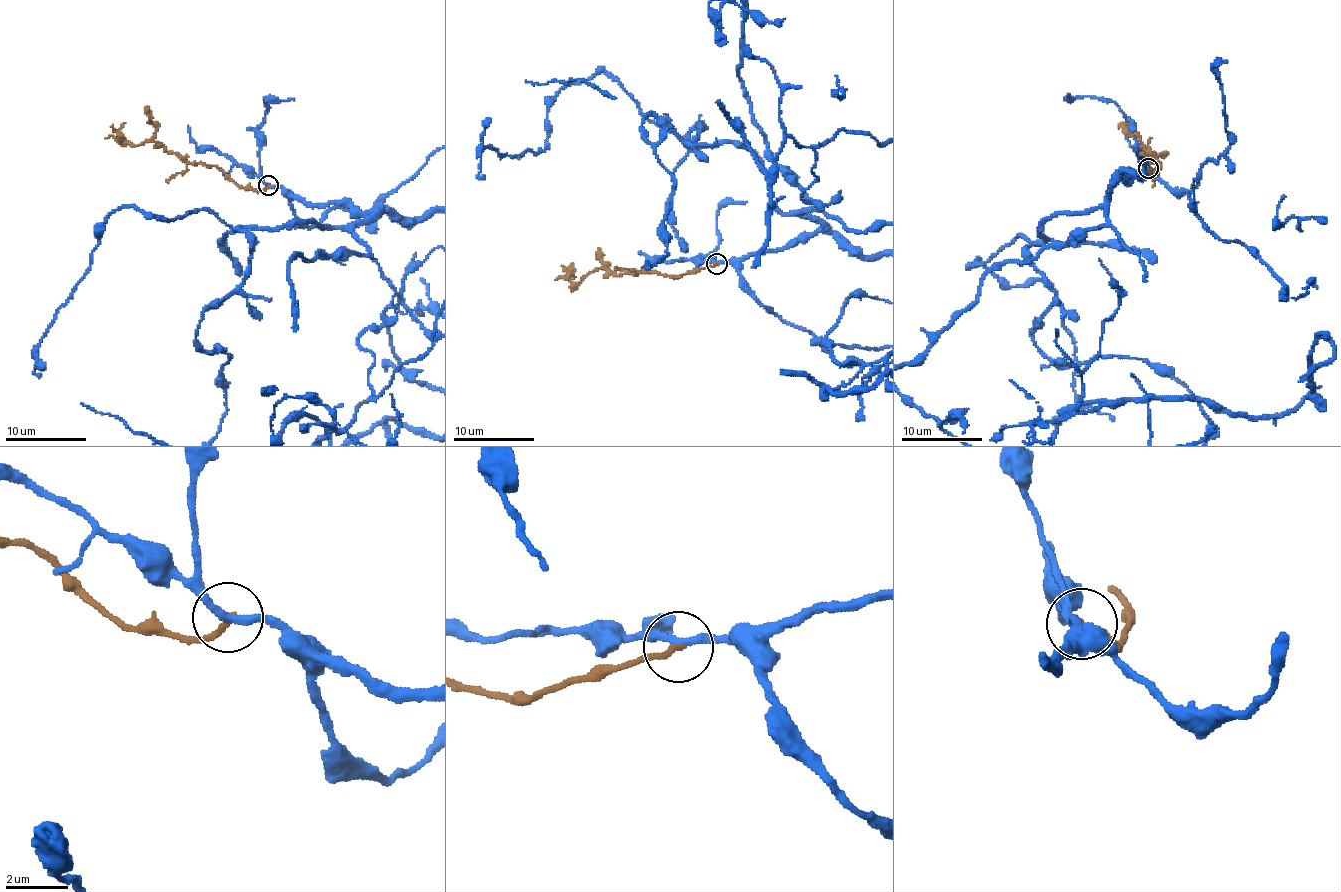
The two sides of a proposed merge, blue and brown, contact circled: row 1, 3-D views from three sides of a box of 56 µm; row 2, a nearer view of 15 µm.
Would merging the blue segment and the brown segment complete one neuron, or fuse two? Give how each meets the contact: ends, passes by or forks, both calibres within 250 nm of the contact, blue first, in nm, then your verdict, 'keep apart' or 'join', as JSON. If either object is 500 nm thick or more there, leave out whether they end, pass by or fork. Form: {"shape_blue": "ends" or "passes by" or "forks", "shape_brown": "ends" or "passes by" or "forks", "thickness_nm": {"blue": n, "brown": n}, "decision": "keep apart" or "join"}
{"shape_blue": "passes by", "shape_brown": "ends", "thickness_nm": {"blue": 240, "brown": 190}, "decision": "keep apart"}

